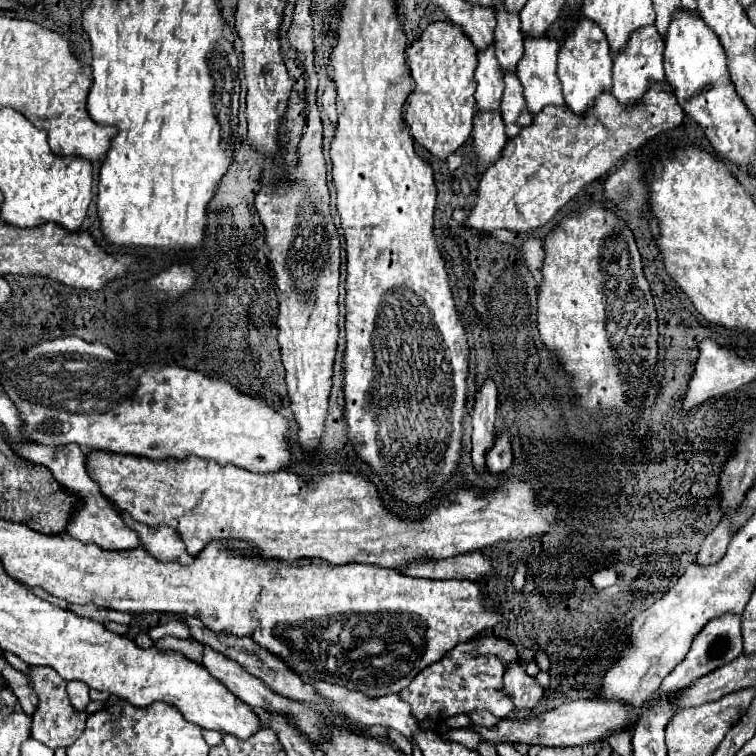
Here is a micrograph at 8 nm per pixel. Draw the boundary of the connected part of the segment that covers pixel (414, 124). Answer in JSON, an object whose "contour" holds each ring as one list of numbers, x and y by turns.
{"contour":[[431,22,421,38,409,46,407,66,415,80,415,90,409,94,405,108,409,132,433,156,445,160,447,154,461,148,471,136,477,50,459,26,453,26,451,22]]}

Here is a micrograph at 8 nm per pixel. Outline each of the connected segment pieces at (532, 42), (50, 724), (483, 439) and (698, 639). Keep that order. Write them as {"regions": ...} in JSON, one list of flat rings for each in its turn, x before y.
{"regions":[[[525,38,525,54,517,76,523,84,525,102,531,114,539,114,545,106,563,106,561,80,557,76,557,42,551,38]],[[29,666,29,672,25,674,29,680,29,686,33,688,33,692,39,698,37,710,33,714,33,722,31,722,31,736,49,746,49,748,59,748,59,746,71,746,73,740,79,738,81,730,85,728,85,720,87,720,86,712,75,712,69,704,65,686,67,682,49,666]],[[491,380,483,384,483,388,475,396,475,412,473,412,473,468,475,472,483,472,485,454,495,442,495,416,497,416,497,388]],[[721,614,713,618,693,640,689,654,681,664,675,666,675,670,663,680,663,684,657,690,657,698,661,694,669,694,669,690,681,690,681,686,689,686,697,676,709,674,711,670,733,662,743,652,743,638,741,638,741,616,739,614]]]}

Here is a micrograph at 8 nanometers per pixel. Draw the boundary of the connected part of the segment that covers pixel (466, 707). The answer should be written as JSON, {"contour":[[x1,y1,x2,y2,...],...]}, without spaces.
{"contour":[[477,636,471,638,469,642,461,642,457,644,453,650,449,650,449,654,445,654,445,658,441,658,439,662,435,662,433,666,423,668,413,682,399,692,401,700,407,702,411,706,411,714,419,720,433,720,433,722,443,722,455,714,471,714,471,712,491,712,497,718,507,718,513,710,509,698,505,698,505,692,501,690,503,686,503,672,505,672,505,662,511,662,517,656,517,650,511,642,495,638,495,636]]}

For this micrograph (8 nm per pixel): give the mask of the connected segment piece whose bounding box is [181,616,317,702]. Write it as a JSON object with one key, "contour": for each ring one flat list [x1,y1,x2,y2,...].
{"contour":[[183,616,181,618,189,630,191,630,191,636,201,642,201,644,207,644,211,646,213,650,221,652,223,656,229,656,229,660,235,660,241,668,245,668,249,674,253,674,255,678,263,680,267,688,271,688,273,692,285,696,285,698,291,698,291,700,309,700,309,702,317,702,317,694,313,694,313,688,311,686,305,686,295,674,289,674,289,668,281,662,281,658,277,658,275,654,271,654,269,650,261,648,257,642,253,642,251,638,239,638,239,636,233,636,233,634,223,634,223,632,213,632,209,628,203,626,203,622,195,616]]}

